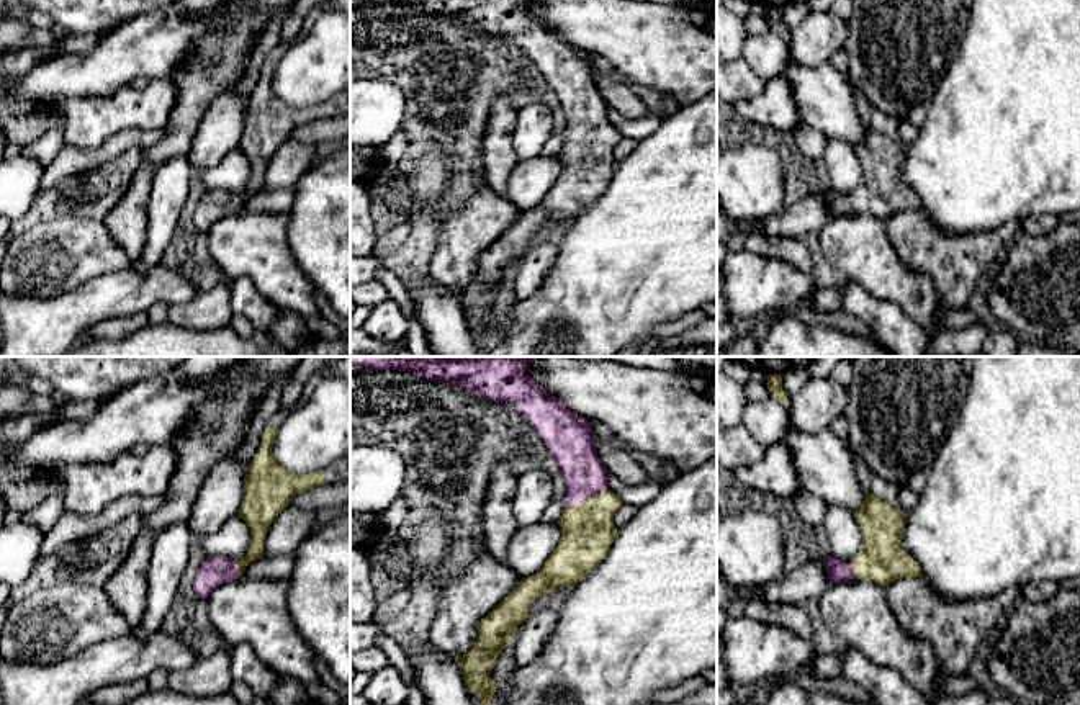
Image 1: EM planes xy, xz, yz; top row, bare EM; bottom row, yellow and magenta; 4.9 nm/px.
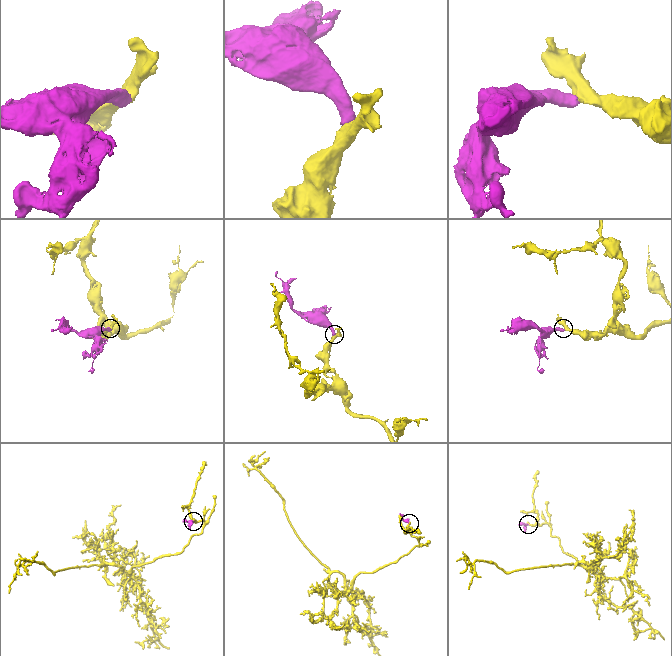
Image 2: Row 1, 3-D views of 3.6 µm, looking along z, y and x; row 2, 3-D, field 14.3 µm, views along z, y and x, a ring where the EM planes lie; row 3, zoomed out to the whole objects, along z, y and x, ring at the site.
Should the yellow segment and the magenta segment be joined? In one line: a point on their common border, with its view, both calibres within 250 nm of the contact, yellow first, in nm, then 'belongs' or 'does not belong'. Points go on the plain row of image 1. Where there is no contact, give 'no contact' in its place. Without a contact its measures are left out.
xz (586, 133) | 260/220 nm | belongs

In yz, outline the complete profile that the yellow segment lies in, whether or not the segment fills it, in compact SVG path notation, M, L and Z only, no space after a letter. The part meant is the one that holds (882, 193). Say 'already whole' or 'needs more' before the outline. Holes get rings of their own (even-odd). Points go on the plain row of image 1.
needs more | M866 124L862 139L853 150L861 162L862 180L851 195L831 188L821 191L831 219L854 211L880 219L902 211L921 211L921 201L902 180L905 149L900 142Z

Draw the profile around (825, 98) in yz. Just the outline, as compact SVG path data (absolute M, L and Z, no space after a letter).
M789 57L781 77L792 87L803 124L818 129L826 139L841 139L851 147L862 139L866 123L844 72L830 62L807 67Z

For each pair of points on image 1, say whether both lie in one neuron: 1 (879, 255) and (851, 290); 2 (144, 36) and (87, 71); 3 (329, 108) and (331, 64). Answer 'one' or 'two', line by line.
1: two
2: one
3: two

